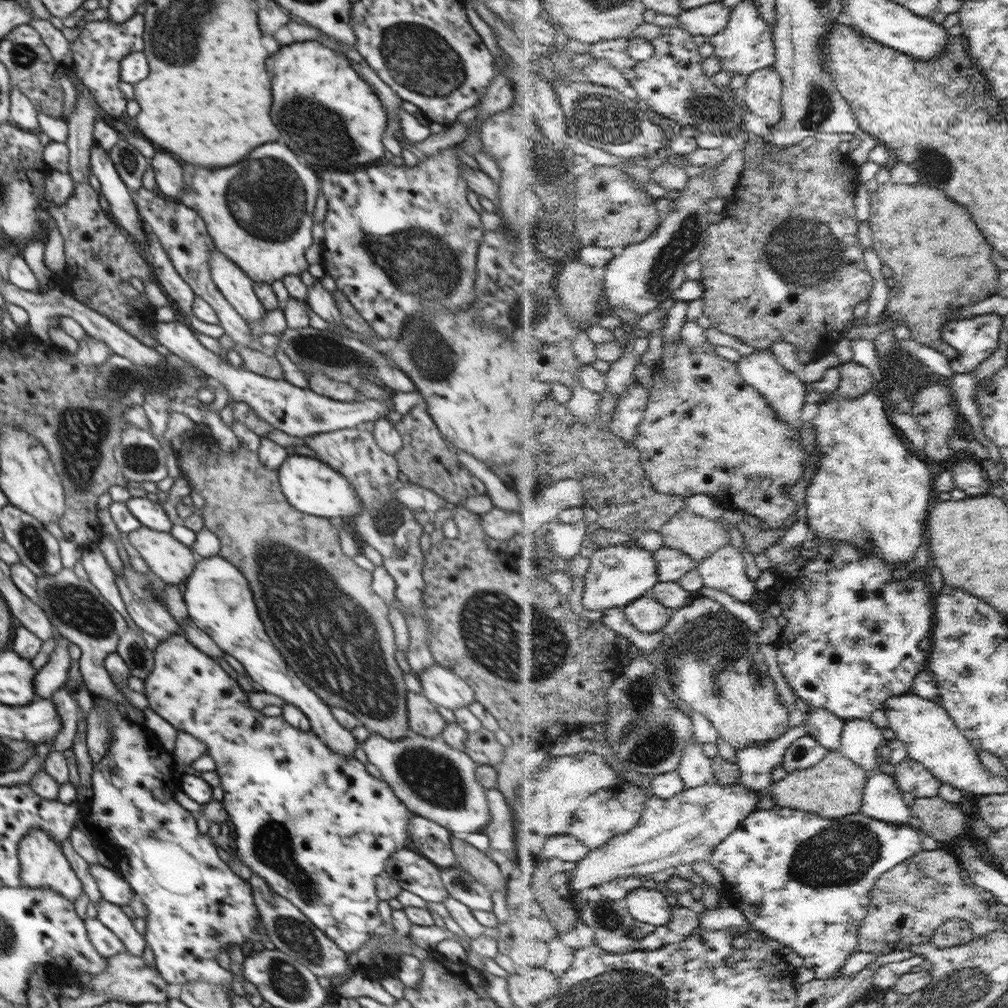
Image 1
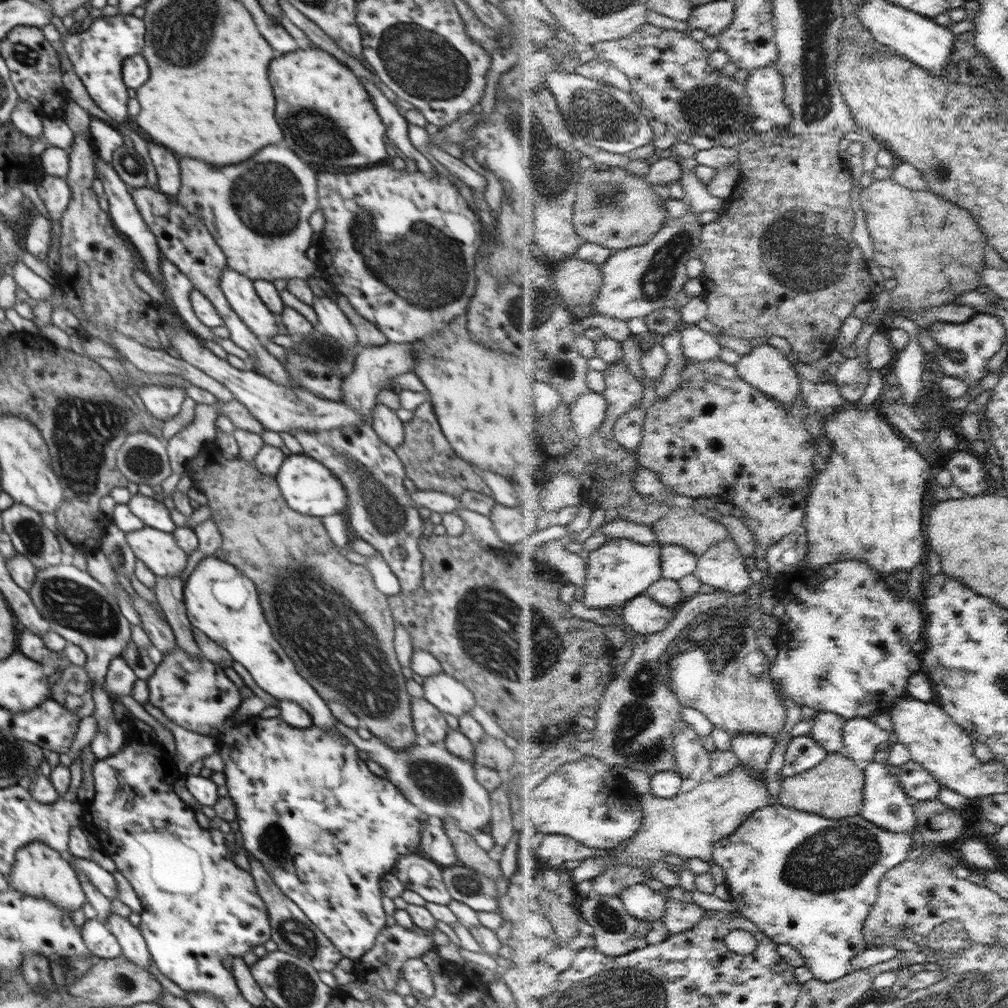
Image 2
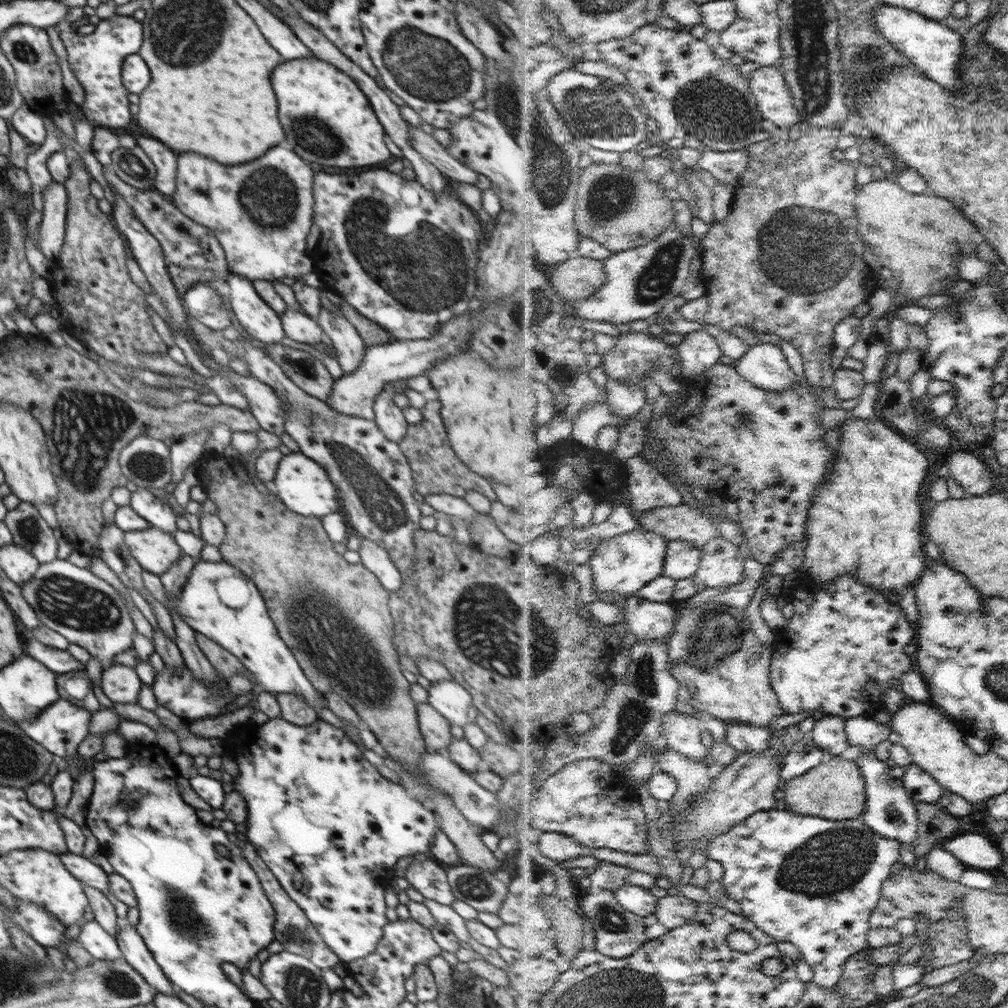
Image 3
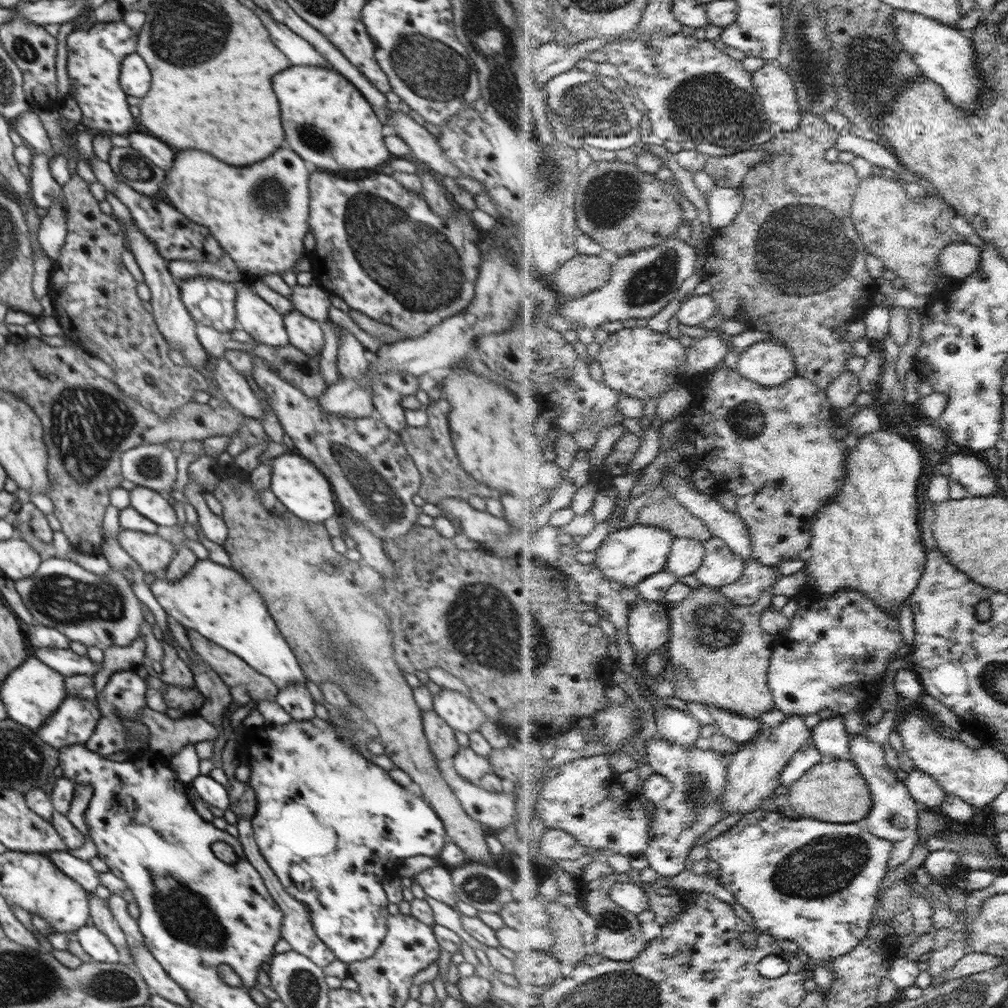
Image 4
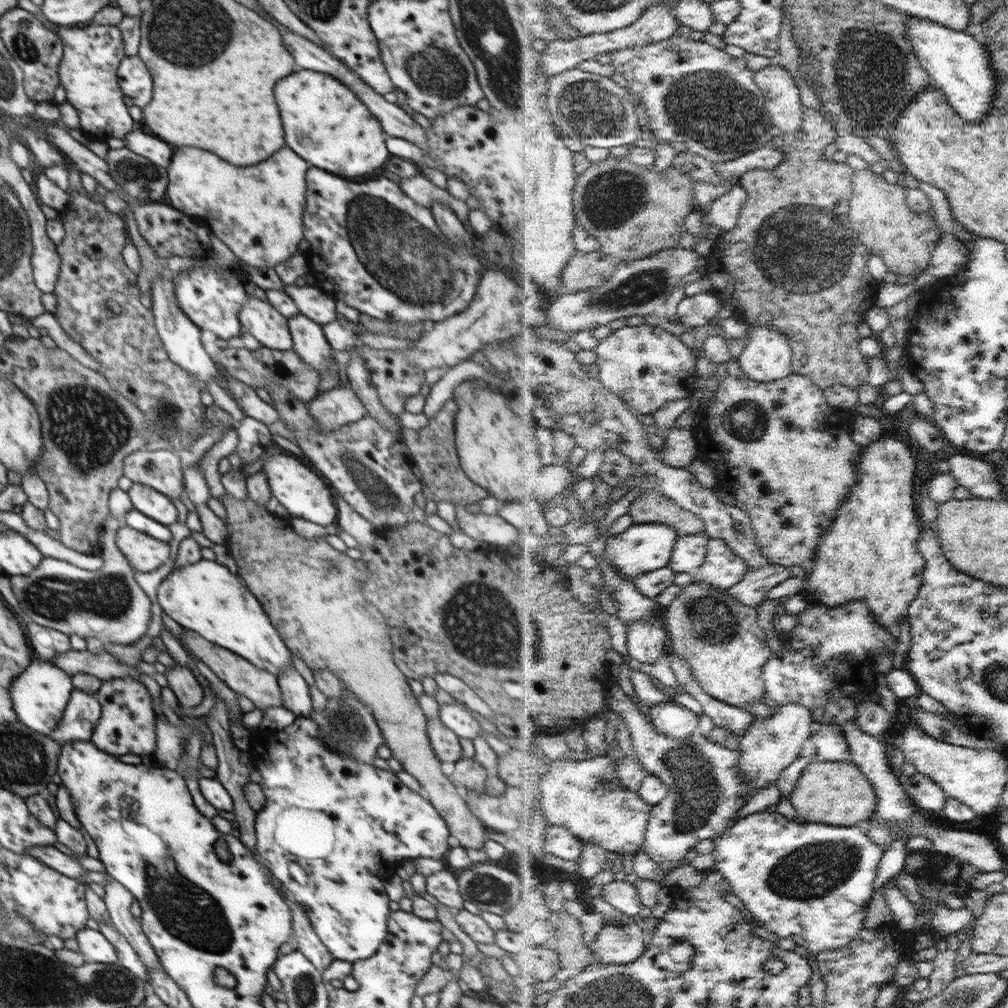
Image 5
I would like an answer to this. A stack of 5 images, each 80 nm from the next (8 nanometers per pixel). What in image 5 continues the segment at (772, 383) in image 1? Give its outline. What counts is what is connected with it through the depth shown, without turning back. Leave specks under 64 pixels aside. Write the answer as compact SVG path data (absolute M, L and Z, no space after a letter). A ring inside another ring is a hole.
M751 326L751 338L740 357L740 365L750 379L774 382L795 373L795 350L787 334L772 326Z

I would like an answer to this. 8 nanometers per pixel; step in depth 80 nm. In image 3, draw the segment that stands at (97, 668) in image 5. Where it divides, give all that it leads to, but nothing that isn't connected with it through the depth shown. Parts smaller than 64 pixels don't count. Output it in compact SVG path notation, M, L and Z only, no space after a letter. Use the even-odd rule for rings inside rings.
M35 638L27 639L26 654L30 658L35 658L44 666L48 667L52 672L57 674L66 674L73 670L86 670L87 665L83 664L72 657L67 650L55 649L41 642Z

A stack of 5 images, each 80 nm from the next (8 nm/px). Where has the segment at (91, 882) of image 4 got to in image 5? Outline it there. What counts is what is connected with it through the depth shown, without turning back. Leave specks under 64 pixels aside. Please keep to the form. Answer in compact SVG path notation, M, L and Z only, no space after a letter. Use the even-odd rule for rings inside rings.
M30 846L25 853L41 860L50 868L80 882L82 882L81 877L84 873L88 872L81 864L78 864L77 860L64 852L60 852L53 846Z

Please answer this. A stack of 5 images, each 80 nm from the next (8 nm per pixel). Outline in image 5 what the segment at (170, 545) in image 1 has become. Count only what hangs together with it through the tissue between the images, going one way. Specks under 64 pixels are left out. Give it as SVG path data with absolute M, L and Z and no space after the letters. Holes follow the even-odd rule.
M123 523L117 530L115 541L129 564L141 573L157 570L170 554L169 543L156 540Z

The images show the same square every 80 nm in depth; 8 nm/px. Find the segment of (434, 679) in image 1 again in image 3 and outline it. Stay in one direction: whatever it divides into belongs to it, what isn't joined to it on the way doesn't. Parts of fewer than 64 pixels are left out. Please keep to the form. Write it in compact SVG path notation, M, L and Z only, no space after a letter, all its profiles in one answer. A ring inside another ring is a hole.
M438 680L432 682L429 692L428 703L430 703L444 718L449 720L449 724L456 724L464 728L471 722L476 722L476 716L483 709L474 703L474 697L461 684L453 680Z

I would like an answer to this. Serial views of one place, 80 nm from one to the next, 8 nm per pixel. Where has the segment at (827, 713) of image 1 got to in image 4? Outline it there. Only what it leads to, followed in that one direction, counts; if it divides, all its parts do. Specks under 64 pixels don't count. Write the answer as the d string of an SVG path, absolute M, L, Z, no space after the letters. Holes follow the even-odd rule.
M832 716L824 719L813 729L813 740L818 750L831 758L848 758L852 756L851 742L853 737L842 716Z

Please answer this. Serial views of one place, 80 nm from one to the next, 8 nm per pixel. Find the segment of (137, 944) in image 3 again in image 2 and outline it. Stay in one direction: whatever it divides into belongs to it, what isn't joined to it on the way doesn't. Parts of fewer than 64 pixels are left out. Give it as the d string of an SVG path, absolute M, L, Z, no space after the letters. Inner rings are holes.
M110 912L106 926L118 939L123 955L143 970L149 971L151 956L140 929L130 923L129 918L122 918L114 912Z

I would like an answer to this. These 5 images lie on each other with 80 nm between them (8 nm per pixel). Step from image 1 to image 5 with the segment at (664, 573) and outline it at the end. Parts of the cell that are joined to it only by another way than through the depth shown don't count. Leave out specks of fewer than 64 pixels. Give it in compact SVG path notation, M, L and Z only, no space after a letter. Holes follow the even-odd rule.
M707 532L679 537L679 544L675 548L675 556L670 568L676 574L680 572L697 573L706 562L710 541L711 536Z

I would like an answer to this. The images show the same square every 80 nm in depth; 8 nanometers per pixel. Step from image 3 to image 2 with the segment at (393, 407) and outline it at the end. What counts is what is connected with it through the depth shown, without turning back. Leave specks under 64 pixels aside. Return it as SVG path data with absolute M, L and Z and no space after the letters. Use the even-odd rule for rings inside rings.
M379 402L373 410L373 428L378 438L393 449L404 441L403 423L398 420L396 411Z

